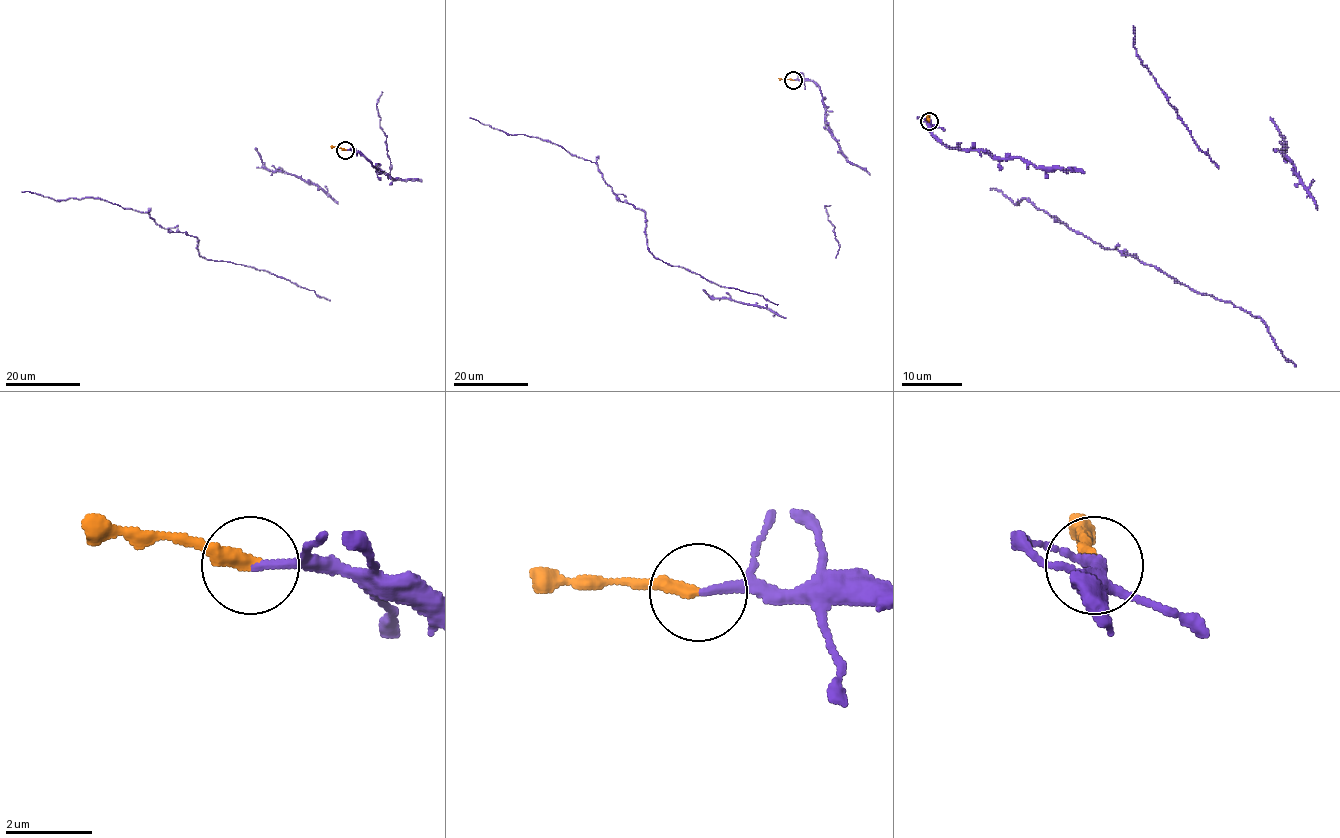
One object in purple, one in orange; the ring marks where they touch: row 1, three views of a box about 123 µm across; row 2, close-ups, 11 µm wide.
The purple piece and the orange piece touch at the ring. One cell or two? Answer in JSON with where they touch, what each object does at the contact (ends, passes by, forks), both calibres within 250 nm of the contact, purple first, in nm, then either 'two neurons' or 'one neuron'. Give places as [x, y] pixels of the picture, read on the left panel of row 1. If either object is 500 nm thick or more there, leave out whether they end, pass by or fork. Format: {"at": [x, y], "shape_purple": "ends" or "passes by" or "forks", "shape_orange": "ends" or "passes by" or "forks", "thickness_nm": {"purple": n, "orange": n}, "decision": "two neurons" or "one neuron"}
{"at": [345, 150], "shape_purple": "ends", "shape_orange": "ends", "thickness_nm": {"purple": 200, "orange": 320}, "decision": "one neuron"}

